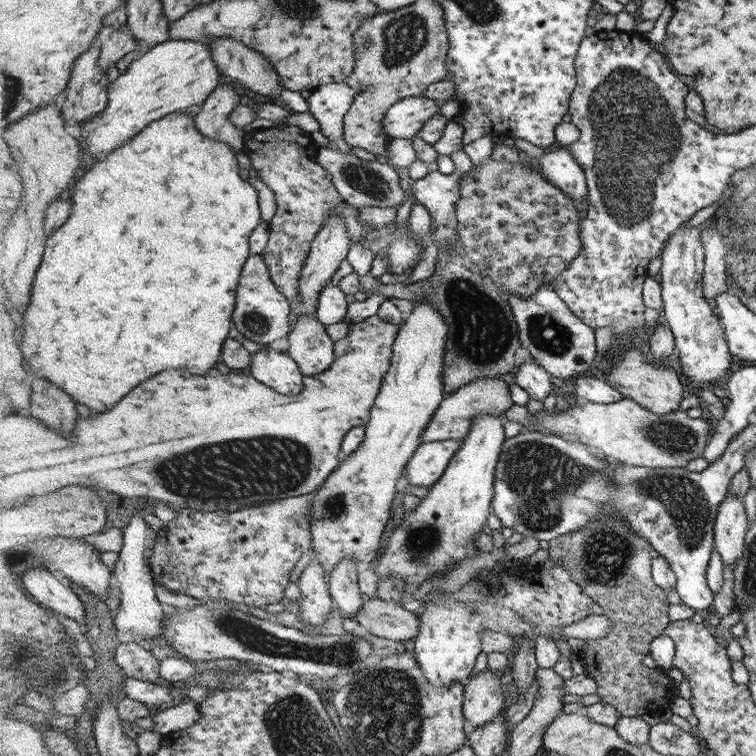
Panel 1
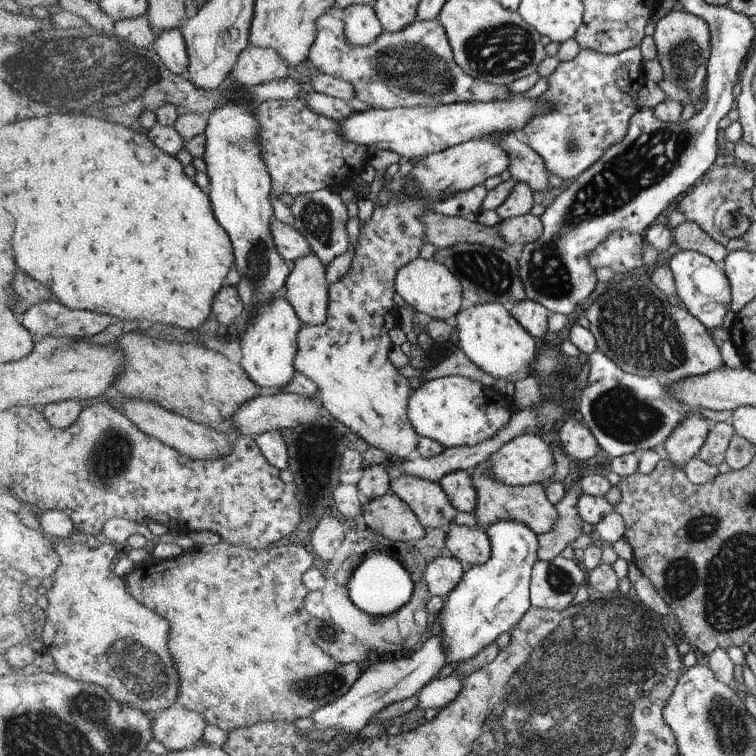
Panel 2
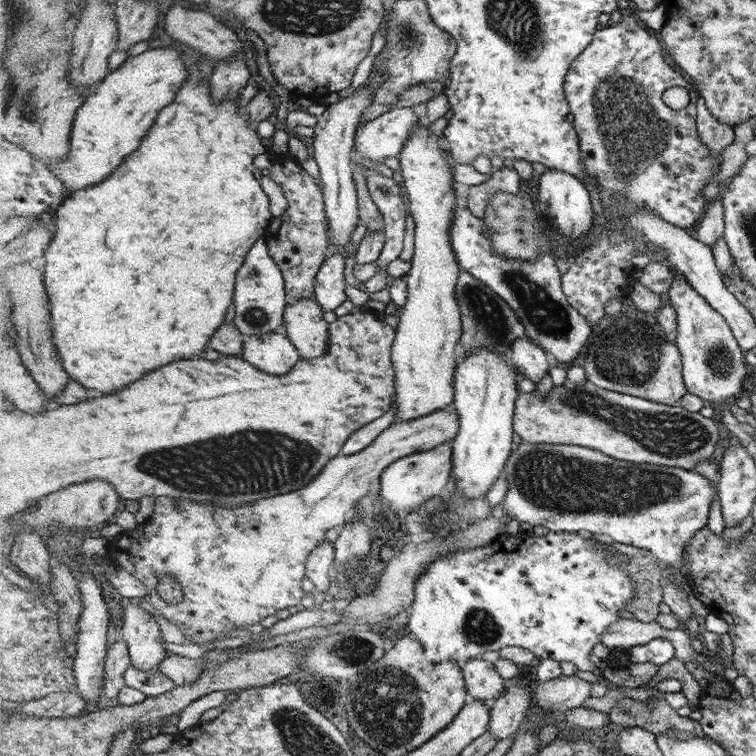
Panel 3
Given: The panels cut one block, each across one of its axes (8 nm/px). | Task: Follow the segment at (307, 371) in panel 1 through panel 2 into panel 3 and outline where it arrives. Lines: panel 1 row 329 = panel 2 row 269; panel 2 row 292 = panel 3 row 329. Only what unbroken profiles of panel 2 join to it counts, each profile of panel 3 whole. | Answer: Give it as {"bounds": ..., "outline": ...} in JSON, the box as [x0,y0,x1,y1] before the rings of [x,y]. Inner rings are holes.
{"bounds":[285,299,329,359],"outline":[[[315,299],[293,300],[285,310],[286,334],[297,347],[301,358],[315,359],[322,356],[328,346],[329,323],[324,321],[322,307]]]}

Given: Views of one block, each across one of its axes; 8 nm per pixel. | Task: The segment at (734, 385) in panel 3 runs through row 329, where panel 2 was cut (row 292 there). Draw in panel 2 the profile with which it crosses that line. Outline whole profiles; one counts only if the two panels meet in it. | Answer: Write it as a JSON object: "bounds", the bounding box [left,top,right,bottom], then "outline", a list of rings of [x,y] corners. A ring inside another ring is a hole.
{"bounds":[668,251,733,328],"outline":[[[681,251],[668,260],[681,305],[688,309],[704,326],[716,328],[722,324],[728,306],[733,304],[732,286],[728,286],[728,276],[724,276],[722,268],[714,264],[713,259],[696,251]]]}

